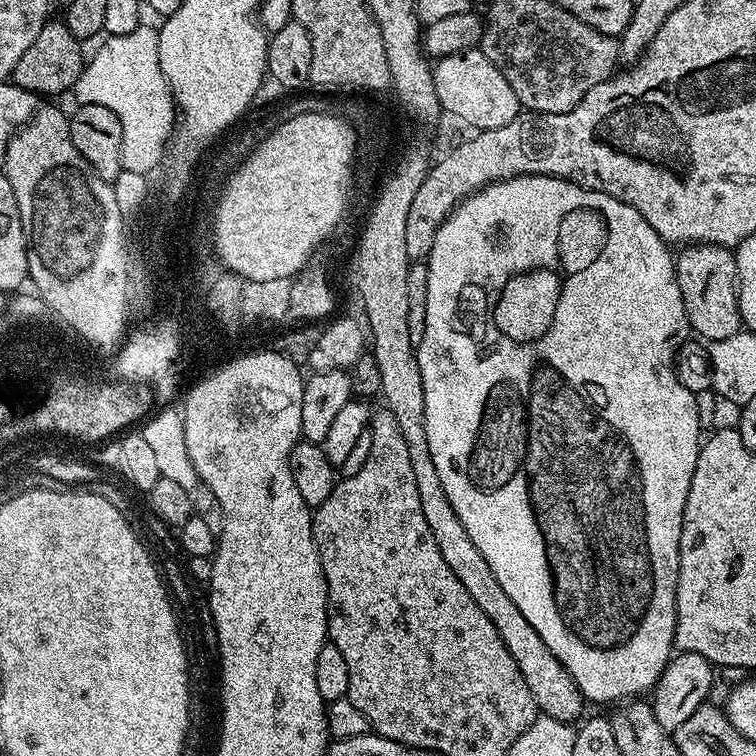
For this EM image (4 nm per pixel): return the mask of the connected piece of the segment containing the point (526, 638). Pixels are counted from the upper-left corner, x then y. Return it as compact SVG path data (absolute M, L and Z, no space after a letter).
M476 558L476 562L470 562L468 566L458 564L454 570L454 578L458 578L458 582L462 582L466 590L470 590L470 598L478 602L478 610L482 610L486 618L494 622L502 642L506 642L506 650L510 650L510 658L518 662L518 670L526 678L526 686L530 686L530 694L534 694L537 709L550 718L569 722L579 721L580 711L586 707L583 694L578 690L574 678L570 678L570 674L562 666L562 662L558 662L558 658L550 654L550 646L546 646L546 642L538 638L538 630L534 630L534 626L526 622L522 610L514 606L510 594L502 590L498 578L494 578L494 570L490 570L490 562L482 562L482 558Z

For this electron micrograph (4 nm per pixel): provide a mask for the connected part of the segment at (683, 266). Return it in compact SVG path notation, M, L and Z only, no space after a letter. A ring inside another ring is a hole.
M689 244L679 249L676 277L682 290L688 326L701 341L725 340L741 331L740 290L736 275L736 257L716 244Z

